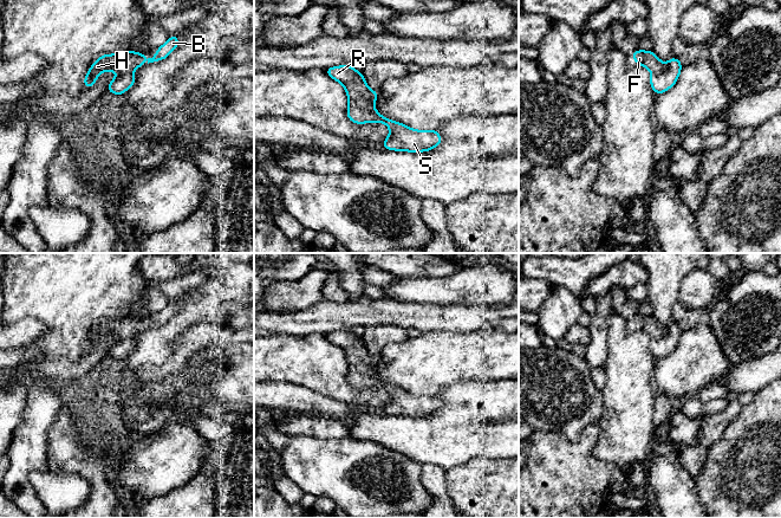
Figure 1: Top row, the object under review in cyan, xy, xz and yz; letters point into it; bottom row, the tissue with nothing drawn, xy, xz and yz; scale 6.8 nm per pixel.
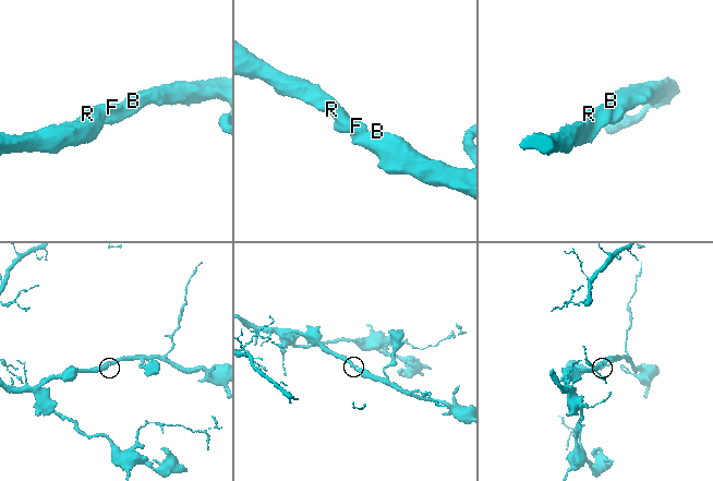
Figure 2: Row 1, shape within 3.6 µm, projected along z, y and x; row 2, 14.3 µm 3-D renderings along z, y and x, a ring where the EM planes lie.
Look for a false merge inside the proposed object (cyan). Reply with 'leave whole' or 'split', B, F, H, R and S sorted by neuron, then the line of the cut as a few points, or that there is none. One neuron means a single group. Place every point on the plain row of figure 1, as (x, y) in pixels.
leave whole; B F H R S; no cut

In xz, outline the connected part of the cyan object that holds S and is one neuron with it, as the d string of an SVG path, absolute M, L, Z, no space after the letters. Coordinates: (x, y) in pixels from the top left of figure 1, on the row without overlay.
M351 330L328 332L325 337L345 352L349 363L346 380L351 387L356 389L380 387L390 393L390 399L382 409L383 413L421 417L441 409L442 402L436 395L414 395L378 378L375 374L378 357L371 355L366 350L363 338Z

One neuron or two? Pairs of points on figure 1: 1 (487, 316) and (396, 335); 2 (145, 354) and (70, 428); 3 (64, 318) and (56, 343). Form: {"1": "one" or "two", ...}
{"1": "two", "2": "two", "3": "one"}

